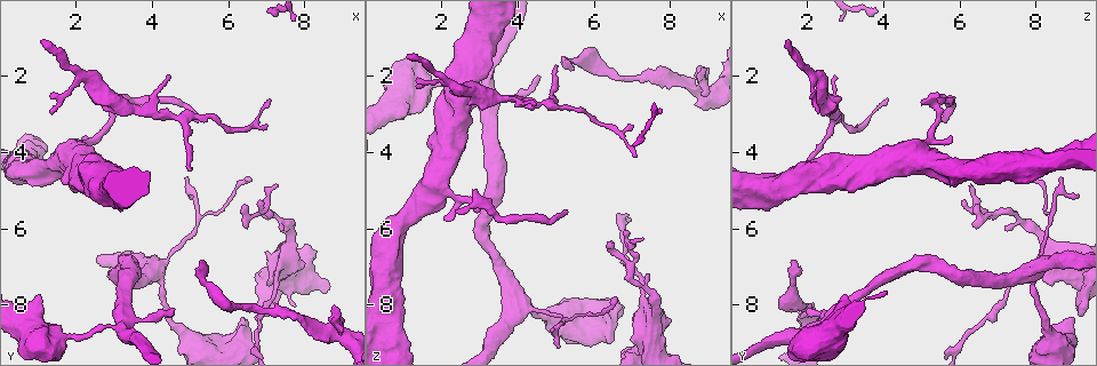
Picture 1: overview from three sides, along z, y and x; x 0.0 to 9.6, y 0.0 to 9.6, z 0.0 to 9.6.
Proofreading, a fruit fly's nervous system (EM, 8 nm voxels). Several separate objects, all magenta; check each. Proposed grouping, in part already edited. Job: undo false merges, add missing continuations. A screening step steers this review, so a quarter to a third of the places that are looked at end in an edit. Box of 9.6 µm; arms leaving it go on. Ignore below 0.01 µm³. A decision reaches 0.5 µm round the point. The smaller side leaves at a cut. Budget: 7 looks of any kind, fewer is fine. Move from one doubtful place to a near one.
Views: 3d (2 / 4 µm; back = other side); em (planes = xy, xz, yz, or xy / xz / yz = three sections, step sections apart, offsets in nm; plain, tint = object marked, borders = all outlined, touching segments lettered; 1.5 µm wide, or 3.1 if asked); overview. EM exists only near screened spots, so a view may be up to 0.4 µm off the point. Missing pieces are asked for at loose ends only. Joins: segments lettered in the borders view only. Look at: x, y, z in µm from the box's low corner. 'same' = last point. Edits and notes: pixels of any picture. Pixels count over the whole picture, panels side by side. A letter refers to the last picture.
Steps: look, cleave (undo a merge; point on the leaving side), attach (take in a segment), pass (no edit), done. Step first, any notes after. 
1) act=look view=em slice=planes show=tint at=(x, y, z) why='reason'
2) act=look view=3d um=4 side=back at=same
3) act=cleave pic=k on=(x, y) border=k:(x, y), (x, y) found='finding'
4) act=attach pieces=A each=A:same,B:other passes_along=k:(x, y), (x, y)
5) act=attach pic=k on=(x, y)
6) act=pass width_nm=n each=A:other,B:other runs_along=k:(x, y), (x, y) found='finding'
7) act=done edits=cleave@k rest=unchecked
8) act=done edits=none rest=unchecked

act=look view=3d um=4 at=(6.25, 8.00, 1.85) why='sudden change in width'

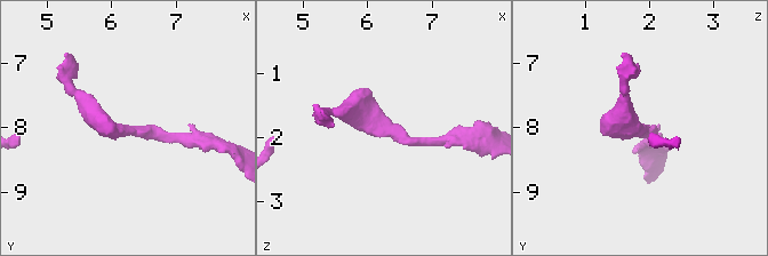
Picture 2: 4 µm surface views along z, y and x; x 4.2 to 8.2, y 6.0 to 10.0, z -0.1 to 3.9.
act=look view=em slice=xy step=4 show=tint at=(6.30, 8.00, 1.80)

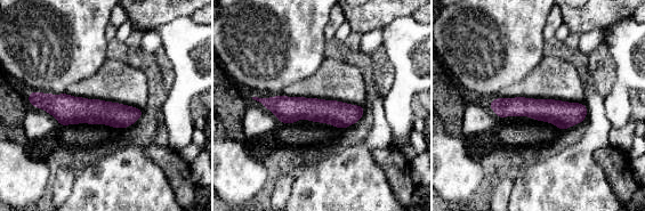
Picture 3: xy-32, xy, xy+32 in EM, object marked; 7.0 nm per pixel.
act=look view=em slice=xy step=4 show=borders at=same why='what lies round it'

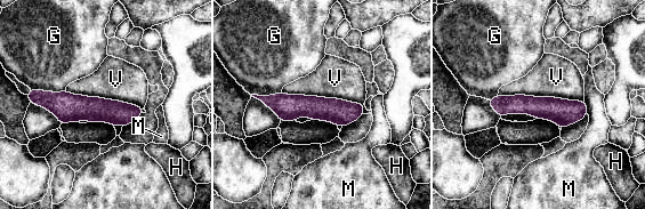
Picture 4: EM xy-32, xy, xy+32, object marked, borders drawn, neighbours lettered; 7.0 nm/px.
act=pass each=G:other,H:other,M:other,V:other border=4:(498, 95), (532, 95), (583, 101) found='continuous, no second neuron'

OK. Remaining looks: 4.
act=look view=3d um=4 at=(3.10, 8.55, 2.35) why='thin neck'

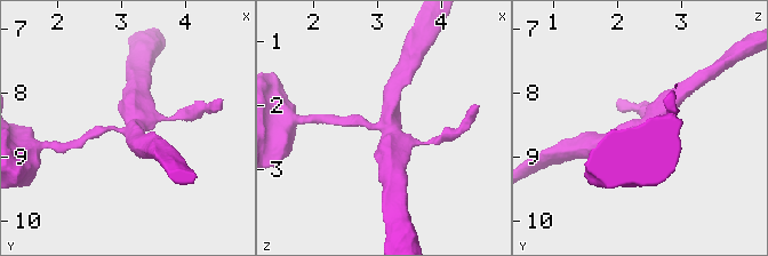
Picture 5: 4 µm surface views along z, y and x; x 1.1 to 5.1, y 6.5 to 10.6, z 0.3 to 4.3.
act=look view=em slice=xy step=8 show=tint at=(3.15, 8.55, 2.30) arms=4 why='now the EM'

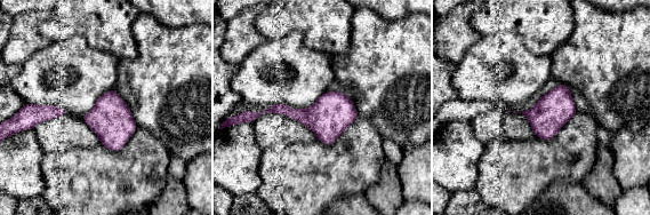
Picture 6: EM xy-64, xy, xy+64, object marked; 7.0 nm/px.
act=look view=em slice=xy step=8 show=borders at=same

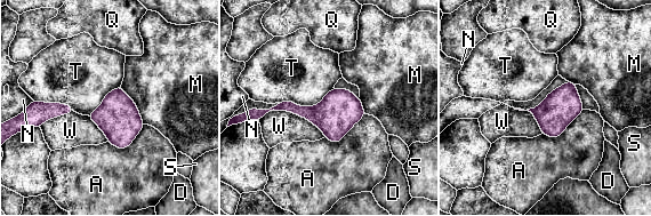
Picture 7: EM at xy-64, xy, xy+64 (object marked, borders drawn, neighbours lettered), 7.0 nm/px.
act=pass each=A:other,D:other,M:other,N:other,Q:other,S:other,T:other,W:other border=7:(334, 88), (314, 105), (279, 103) found='continuous, no second neuron'

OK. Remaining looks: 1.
act=done edits=none rest=unchecked

